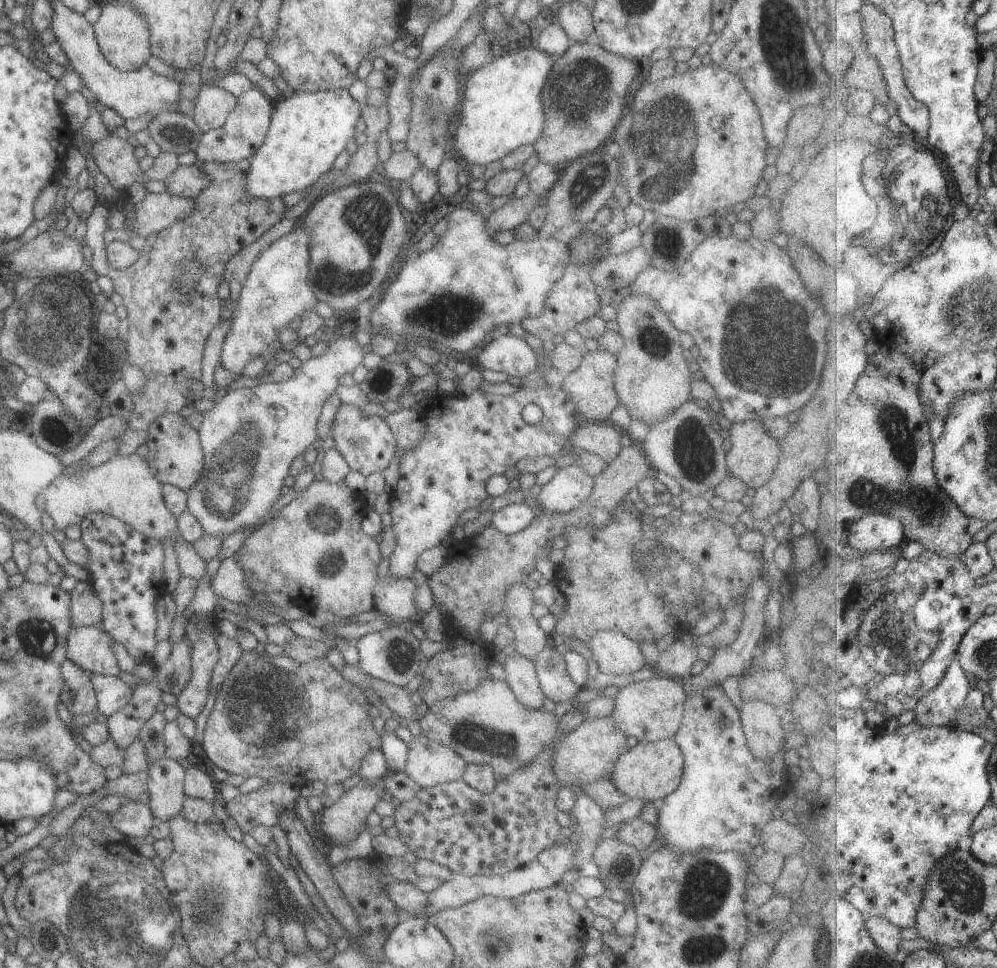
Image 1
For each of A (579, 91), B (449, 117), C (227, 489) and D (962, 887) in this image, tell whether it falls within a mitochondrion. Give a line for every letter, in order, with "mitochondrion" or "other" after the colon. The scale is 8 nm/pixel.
A: mitochondrion
B: other
C: mitochondrion
D: mitochondrion

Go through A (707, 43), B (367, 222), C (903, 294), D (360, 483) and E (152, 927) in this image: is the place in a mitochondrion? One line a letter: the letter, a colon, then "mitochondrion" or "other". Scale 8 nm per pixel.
A: other
B: mitochondrion
C: other
D: other
E: mitochondrion

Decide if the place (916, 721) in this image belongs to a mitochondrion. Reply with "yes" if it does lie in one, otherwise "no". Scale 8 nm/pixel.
no

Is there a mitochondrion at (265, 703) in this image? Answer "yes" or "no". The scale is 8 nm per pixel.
yes

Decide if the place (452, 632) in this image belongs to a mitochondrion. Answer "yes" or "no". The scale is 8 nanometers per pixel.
no

